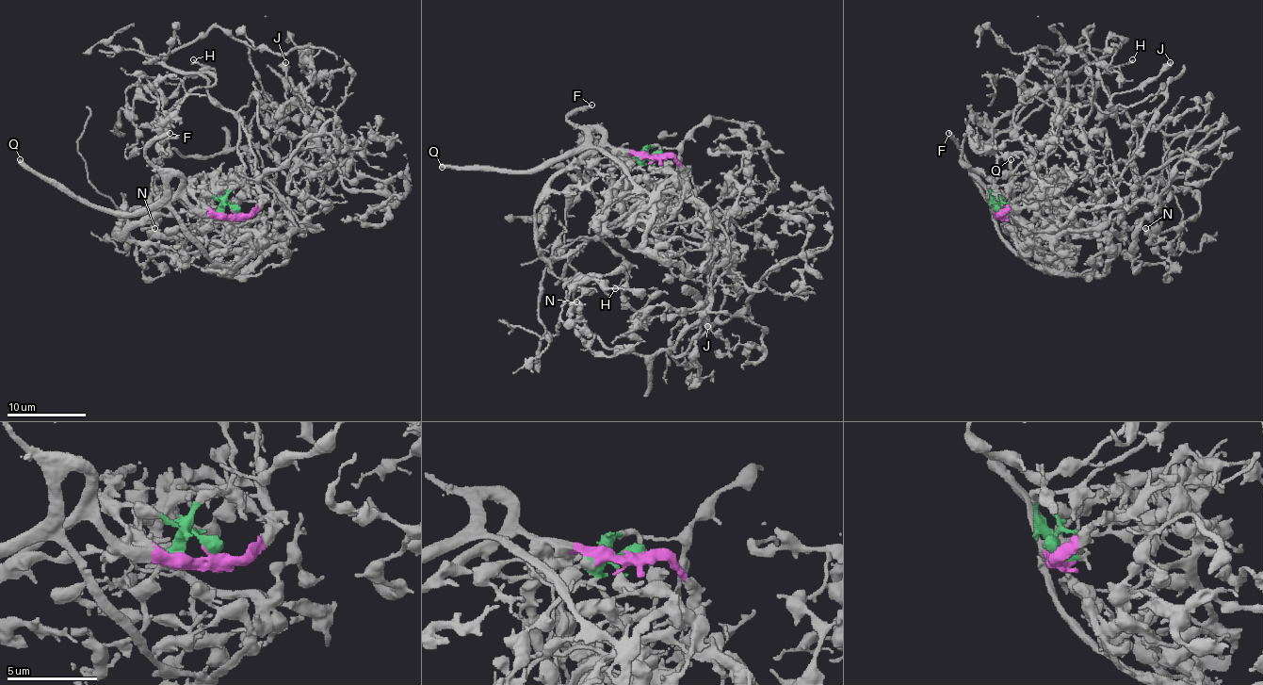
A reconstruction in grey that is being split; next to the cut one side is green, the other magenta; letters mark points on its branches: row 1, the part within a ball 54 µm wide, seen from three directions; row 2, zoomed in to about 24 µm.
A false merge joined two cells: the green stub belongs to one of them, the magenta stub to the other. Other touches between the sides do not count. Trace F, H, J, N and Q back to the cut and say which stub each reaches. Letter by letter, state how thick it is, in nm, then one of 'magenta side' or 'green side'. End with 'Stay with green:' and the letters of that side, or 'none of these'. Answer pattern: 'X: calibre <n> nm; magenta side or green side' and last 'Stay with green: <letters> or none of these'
F: calibre 320 nm; magenta side
H: calibre 220 nm; green side
J: calibre 480 nm; green side
N: calibre 480 nm; green side
Q: calibre 400 nm; magenta side
Stay with green: H, J, N

